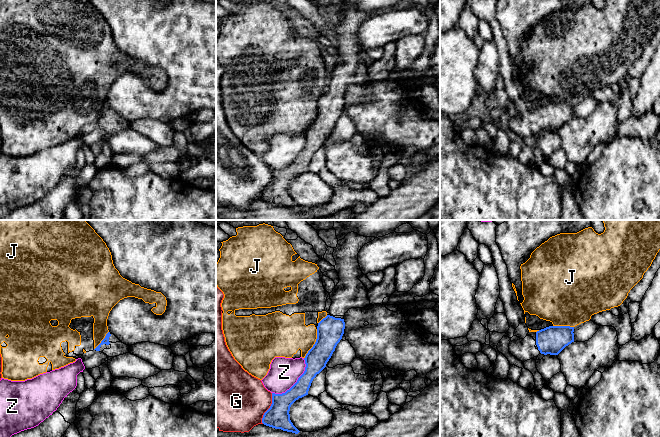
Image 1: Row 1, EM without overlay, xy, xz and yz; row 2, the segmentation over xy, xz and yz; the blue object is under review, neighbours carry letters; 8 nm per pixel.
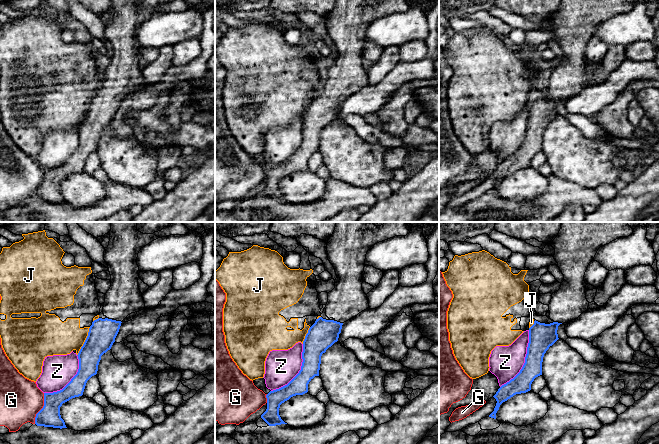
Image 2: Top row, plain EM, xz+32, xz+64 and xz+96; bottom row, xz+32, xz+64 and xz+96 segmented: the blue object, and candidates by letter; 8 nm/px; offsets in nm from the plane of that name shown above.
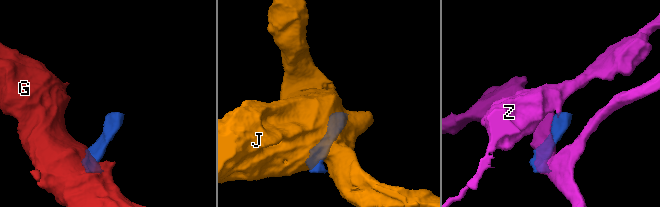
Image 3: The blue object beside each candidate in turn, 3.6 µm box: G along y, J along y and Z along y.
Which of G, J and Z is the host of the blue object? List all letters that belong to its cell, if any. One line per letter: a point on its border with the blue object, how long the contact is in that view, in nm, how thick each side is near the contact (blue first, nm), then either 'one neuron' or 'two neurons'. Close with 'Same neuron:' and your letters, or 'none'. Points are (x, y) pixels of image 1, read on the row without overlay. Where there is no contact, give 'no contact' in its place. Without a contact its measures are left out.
G: meets blue in xz at (269, 184); contact 260 nm long; 190 nm thick on the blue side, 460 nm on the other; two neurons
J: meets blue in xz at (314, 120); contact 260 nm long; 220 nm thick on the blue side, 320 nm on the other; two neurons
Z: meets blue in xz at (296, 158); contact 380 nm long; 180 nm thick on the blue side, 240 nm on the other; two neurons
Same neuron: none

